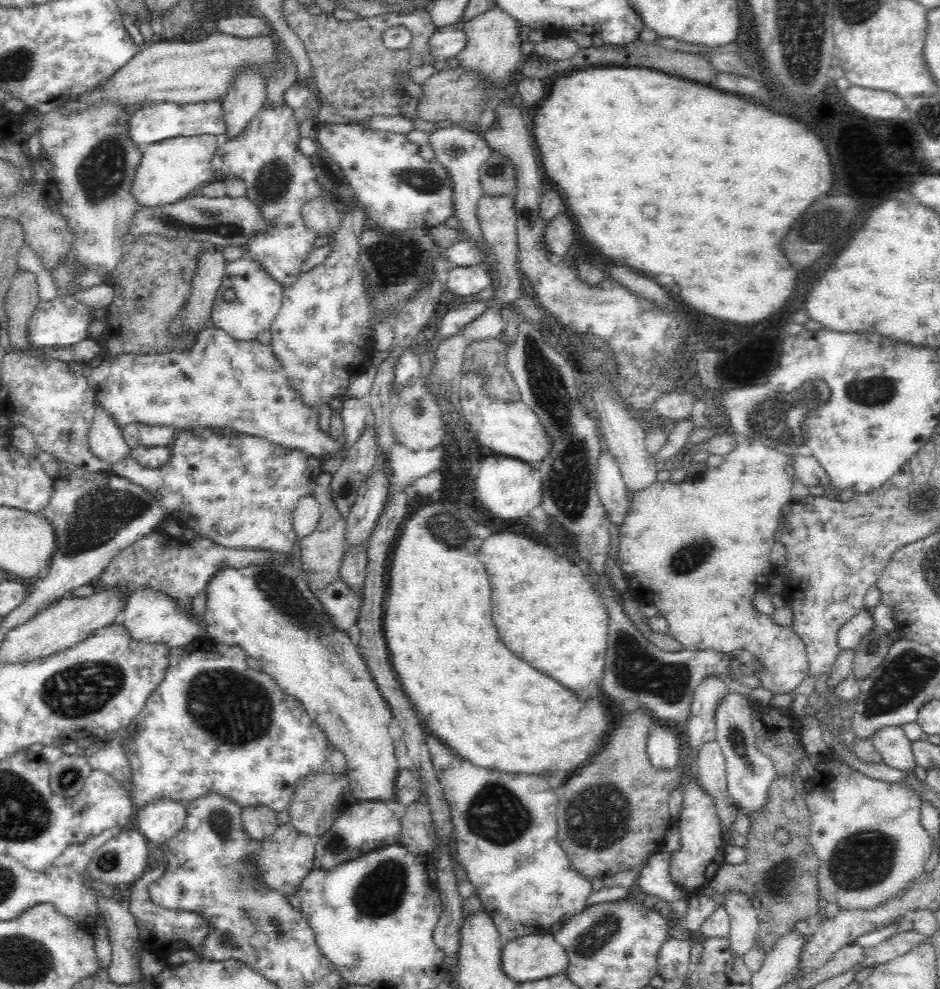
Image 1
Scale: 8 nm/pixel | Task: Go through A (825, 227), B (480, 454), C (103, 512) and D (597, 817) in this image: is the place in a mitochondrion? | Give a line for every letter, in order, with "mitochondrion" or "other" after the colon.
A: mitochondrion
B: other
C: mitochondrion
D: mitochondrion

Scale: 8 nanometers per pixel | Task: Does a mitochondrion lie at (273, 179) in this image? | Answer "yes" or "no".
yes

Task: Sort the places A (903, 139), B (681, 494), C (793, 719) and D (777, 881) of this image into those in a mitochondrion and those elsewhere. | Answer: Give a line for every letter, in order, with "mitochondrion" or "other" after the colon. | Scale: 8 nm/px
A: other
B: other
C: other
D: mitochondrion

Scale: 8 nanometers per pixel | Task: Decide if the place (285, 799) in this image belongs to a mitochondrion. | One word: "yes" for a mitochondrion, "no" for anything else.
no

